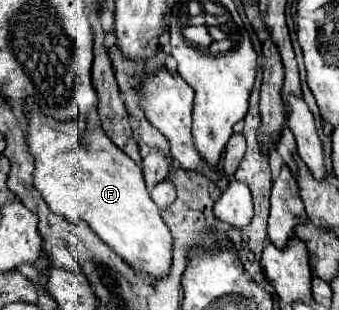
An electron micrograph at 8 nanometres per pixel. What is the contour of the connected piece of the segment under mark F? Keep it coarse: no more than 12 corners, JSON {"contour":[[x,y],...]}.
{"contour":[[29,105],[33,185],[137,271],[173,237],[101,125]]}

